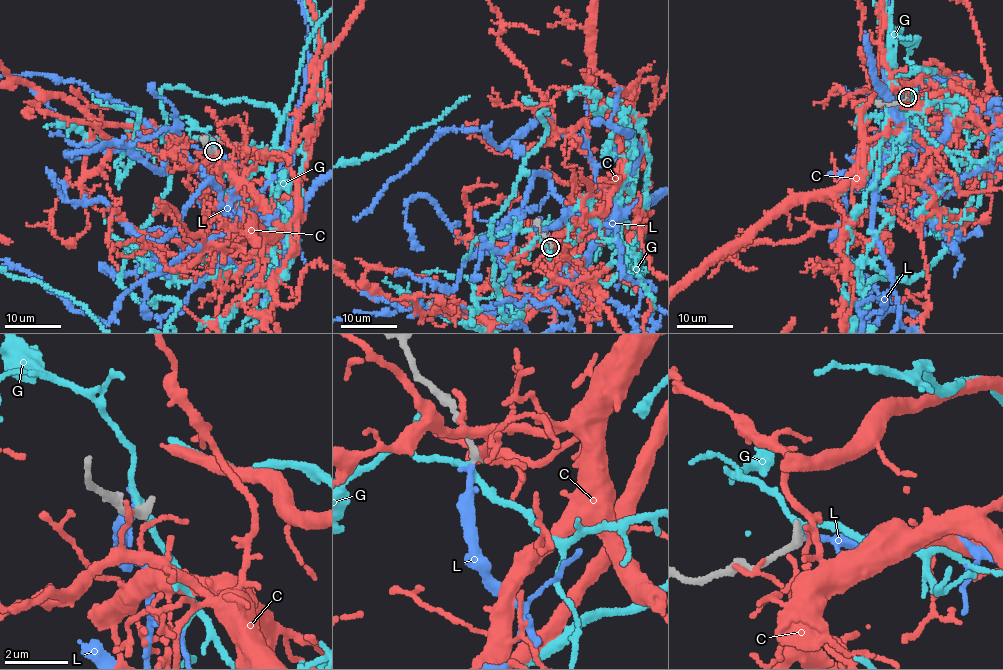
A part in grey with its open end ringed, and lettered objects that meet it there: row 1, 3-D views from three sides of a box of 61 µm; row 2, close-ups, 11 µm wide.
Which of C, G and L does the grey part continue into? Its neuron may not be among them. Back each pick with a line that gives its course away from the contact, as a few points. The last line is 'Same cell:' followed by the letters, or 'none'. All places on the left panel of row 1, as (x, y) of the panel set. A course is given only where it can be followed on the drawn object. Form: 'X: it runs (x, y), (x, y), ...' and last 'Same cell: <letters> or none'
Same cell: L

